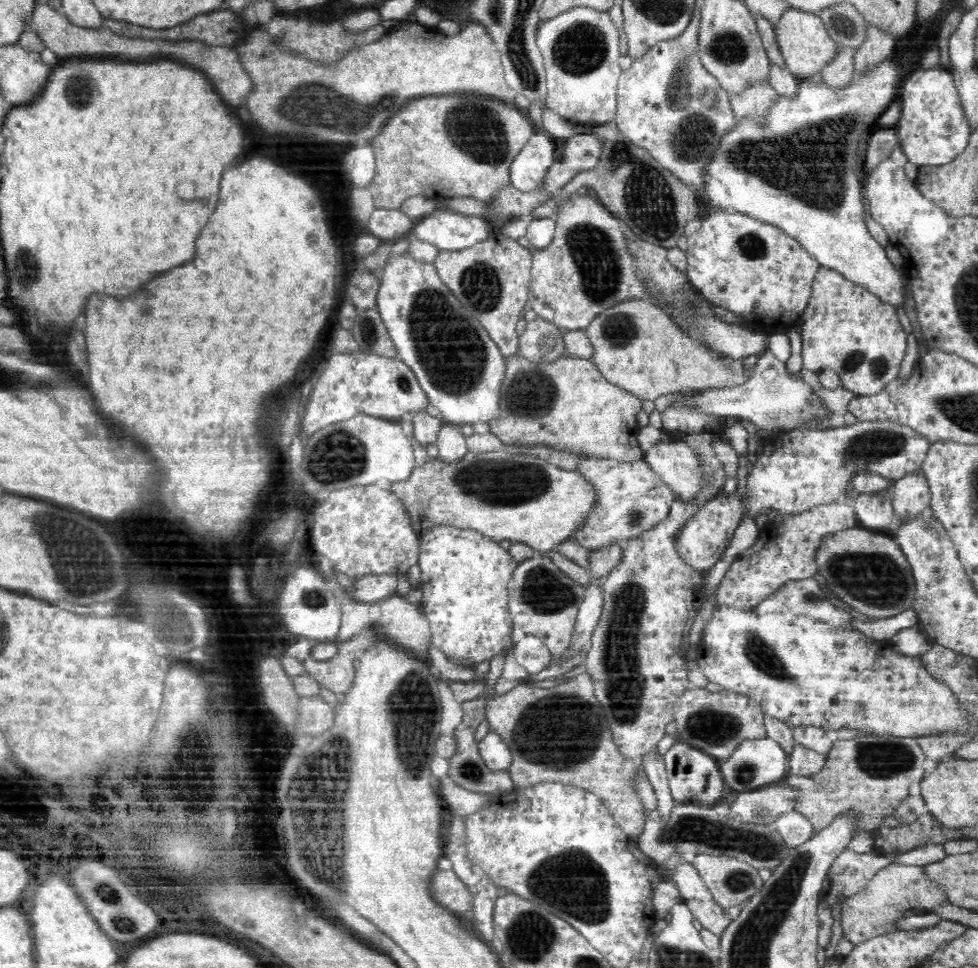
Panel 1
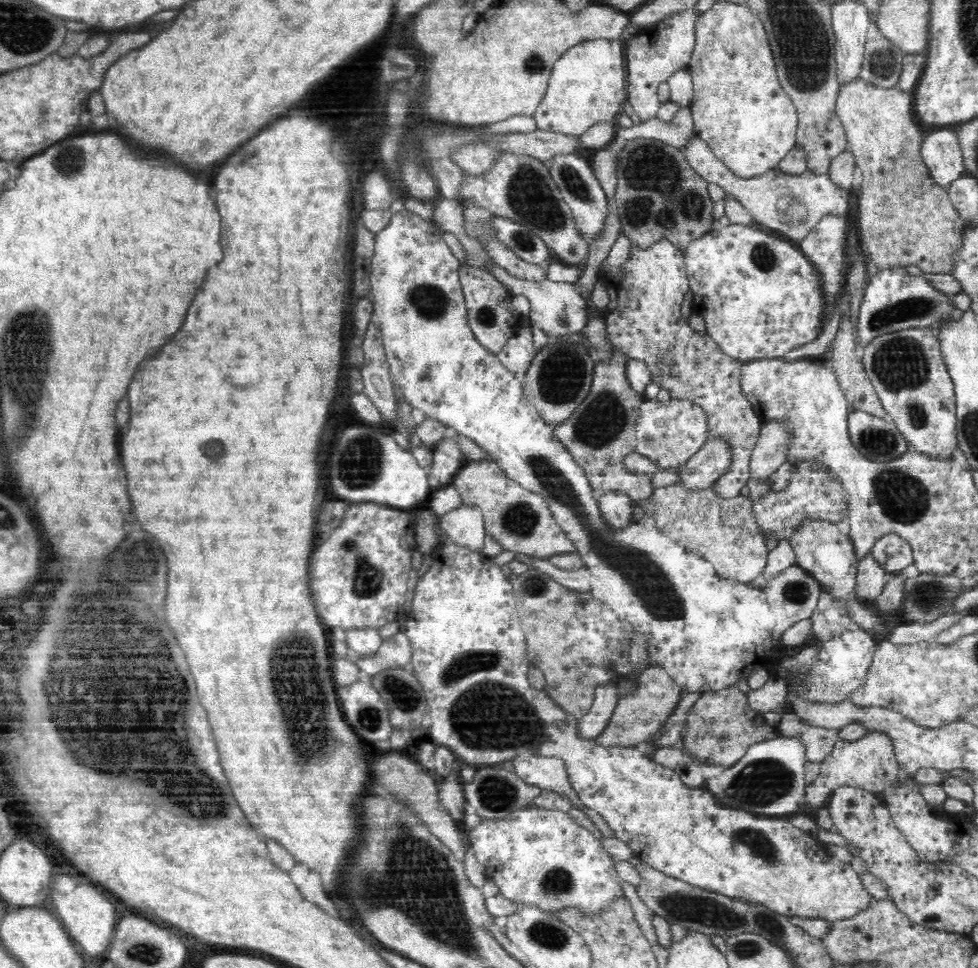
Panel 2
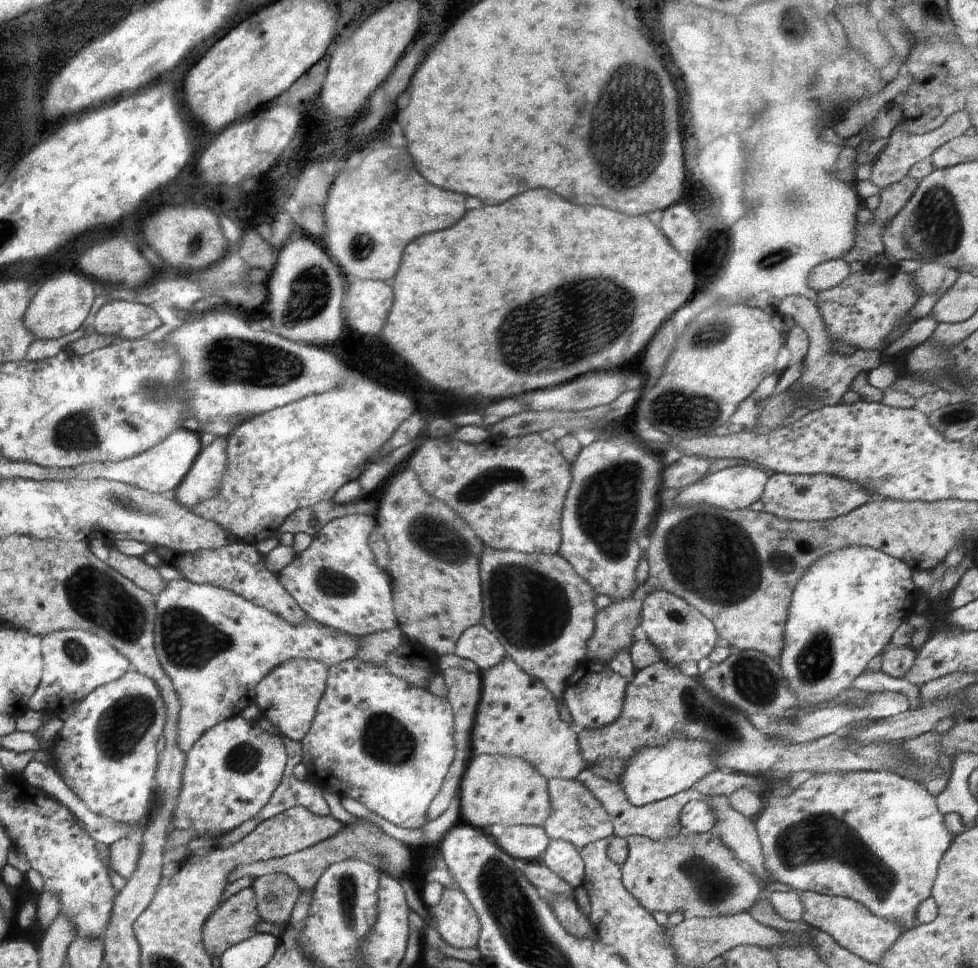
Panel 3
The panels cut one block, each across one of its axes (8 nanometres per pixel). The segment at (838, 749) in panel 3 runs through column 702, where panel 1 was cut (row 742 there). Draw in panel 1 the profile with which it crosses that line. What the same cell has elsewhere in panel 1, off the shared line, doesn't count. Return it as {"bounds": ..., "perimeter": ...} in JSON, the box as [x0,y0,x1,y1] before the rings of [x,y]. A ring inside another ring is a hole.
{"bounds":[671,687,767,760],"perimeter":[[[691,687],[685,690],[673,709],[671,727],[676,730],[676,738],[717,760],[726,760],[744,740],[761,739],[767,736],[764,724],[765,713],[760,704],[730,689],[710,692],[706,688]]]}

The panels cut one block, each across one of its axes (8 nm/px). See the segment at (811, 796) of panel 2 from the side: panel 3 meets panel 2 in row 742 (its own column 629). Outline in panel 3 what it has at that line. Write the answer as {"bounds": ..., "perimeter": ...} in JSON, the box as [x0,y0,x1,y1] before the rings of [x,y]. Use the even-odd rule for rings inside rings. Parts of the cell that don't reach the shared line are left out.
{"bounds":[621,832,760,919],"perimeter":[[[712,832],[691,837],[690,835],[674,835],[668,840],[655,841],[648,837],[632,835],[626,837],[628,854],[621,864],[621,881],[626,890],[650,912],[681,913],[685,919],[699,919],[713,916],[737,915],[748,911],[757,902],[760,894],[758,879],[754,878],[734,856],[717,834]]]}

